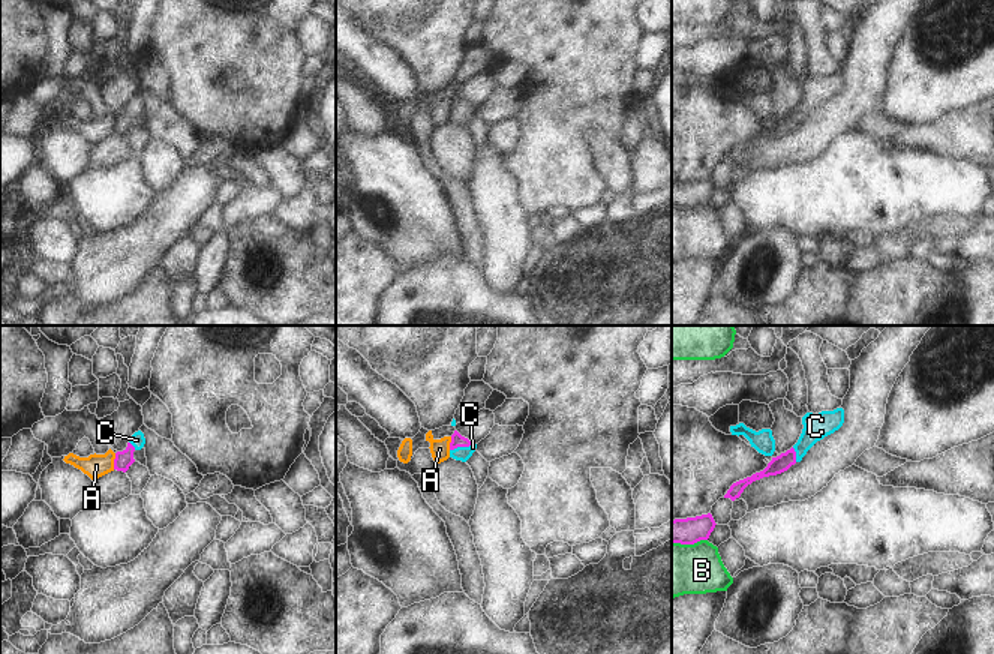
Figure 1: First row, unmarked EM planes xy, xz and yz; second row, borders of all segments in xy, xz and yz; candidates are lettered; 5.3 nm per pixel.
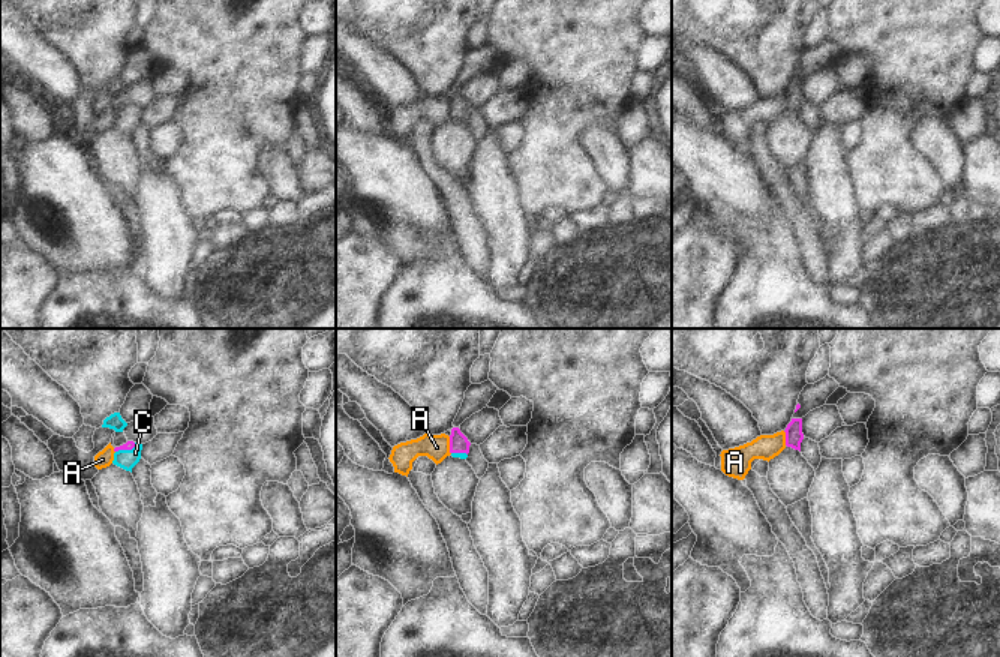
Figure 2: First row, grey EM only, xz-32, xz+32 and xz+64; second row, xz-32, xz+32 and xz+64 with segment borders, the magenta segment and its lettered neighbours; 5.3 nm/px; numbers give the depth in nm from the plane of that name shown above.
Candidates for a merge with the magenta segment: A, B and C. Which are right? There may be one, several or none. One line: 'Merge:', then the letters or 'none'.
Merge: C

